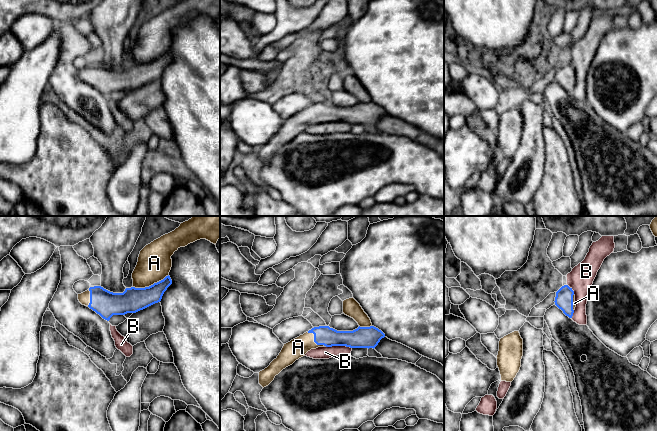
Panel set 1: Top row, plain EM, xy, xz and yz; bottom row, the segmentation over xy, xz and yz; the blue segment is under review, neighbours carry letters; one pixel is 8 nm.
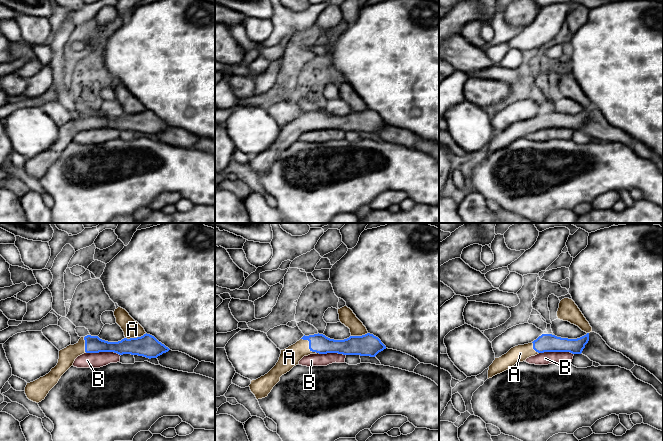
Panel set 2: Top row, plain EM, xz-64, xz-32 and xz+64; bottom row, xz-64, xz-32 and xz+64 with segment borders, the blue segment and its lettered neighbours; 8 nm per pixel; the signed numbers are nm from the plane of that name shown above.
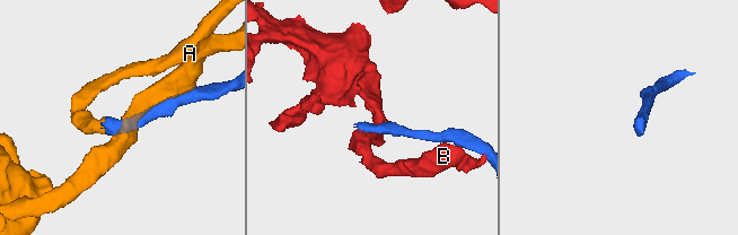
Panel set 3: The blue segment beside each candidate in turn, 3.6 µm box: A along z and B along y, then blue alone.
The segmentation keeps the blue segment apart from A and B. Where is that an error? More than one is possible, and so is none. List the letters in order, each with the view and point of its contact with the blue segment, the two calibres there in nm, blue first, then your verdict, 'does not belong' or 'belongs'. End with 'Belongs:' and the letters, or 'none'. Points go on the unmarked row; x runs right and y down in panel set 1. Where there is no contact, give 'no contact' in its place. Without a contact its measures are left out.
A: meets blue in xy at (151, 61); 200 nm thick on the blue side, 280 nm on the other; belongs
B: meets blue in xz at (338, 121); 180 nm thick on the blue side, 100 nm on the other; does not belong
Belongs: A

